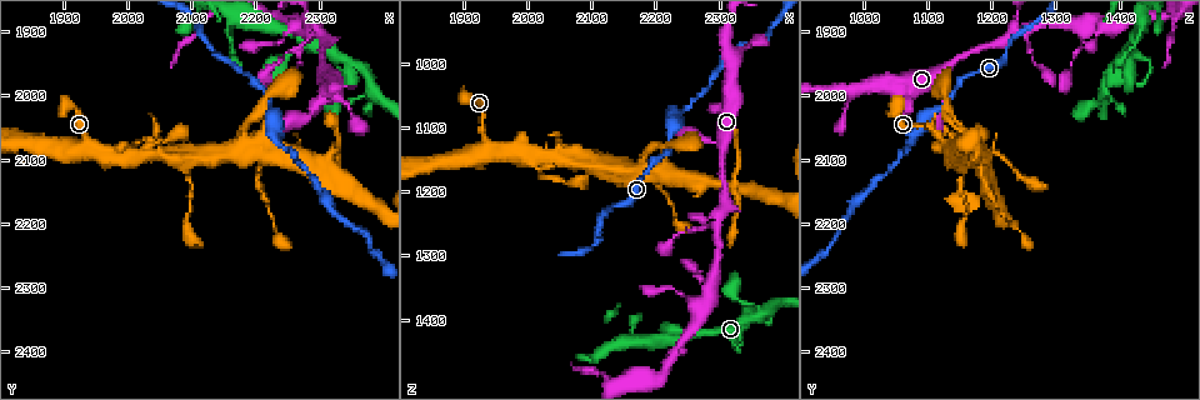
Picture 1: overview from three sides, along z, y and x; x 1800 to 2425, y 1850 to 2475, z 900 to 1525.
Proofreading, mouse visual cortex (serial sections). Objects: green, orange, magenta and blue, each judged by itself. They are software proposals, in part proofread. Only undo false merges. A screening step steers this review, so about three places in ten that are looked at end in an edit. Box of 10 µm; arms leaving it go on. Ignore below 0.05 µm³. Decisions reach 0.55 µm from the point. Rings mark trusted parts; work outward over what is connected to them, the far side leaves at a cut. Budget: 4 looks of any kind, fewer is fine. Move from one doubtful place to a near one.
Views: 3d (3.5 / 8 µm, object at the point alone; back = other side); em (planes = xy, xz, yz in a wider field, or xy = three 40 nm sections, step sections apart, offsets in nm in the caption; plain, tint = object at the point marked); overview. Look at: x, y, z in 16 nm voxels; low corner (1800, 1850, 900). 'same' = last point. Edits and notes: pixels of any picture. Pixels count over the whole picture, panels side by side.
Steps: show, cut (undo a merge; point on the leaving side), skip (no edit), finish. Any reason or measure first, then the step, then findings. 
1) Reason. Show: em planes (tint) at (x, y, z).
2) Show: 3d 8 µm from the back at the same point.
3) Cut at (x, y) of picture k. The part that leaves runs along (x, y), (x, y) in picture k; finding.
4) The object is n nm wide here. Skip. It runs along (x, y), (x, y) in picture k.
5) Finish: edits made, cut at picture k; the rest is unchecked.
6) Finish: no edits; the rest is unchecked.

A narrow waist. Show: 3d 3.5 µm at (2010, 2095, 1145).

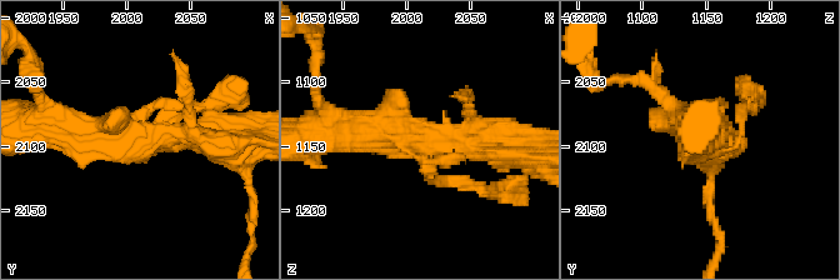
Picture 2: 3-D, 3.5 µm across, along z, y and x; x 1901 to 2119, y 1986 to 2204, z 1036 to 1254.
Show: em planes (tint) at (2012, 2096, 1144).

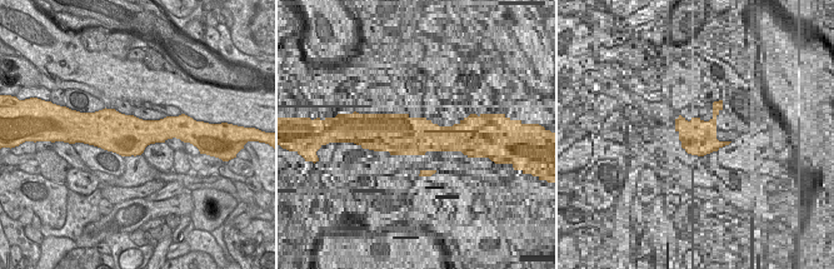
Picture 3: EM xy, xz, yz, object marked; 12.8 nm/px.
Skip. It runs along (56, 124), (223, 146) in picture 2; one cell here.

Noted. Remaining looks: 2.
Four-way junction. Show: 3d 3.5 µm at (2190, 2090, 1170).

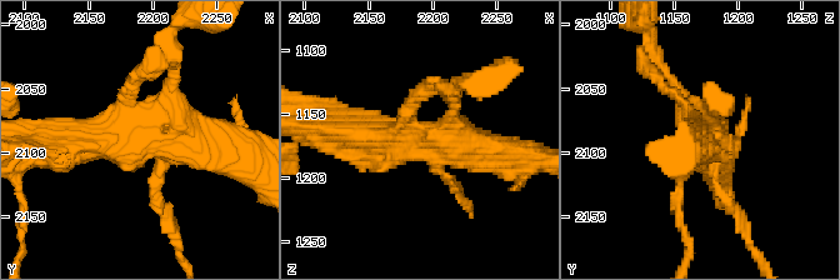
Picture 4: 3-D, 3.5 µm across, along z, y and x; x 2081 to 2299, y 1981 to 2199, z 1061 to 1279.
Now the EM. Show: em xy step 2 (tint) at (2192, 2090, 1172).

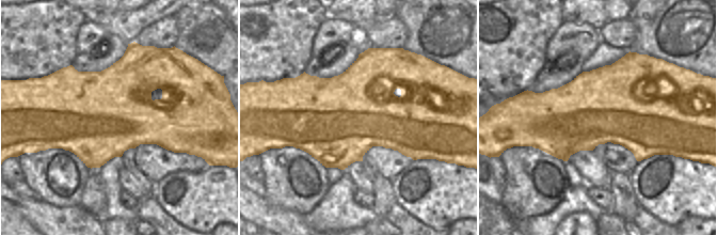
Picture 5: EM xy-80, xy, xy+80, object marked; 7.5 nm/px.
Skip. It runs along (341, 131), (503, 154) in picture 4; all the same cell.

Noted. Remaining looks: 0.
Finish: no edits; the rest is unchecked.

